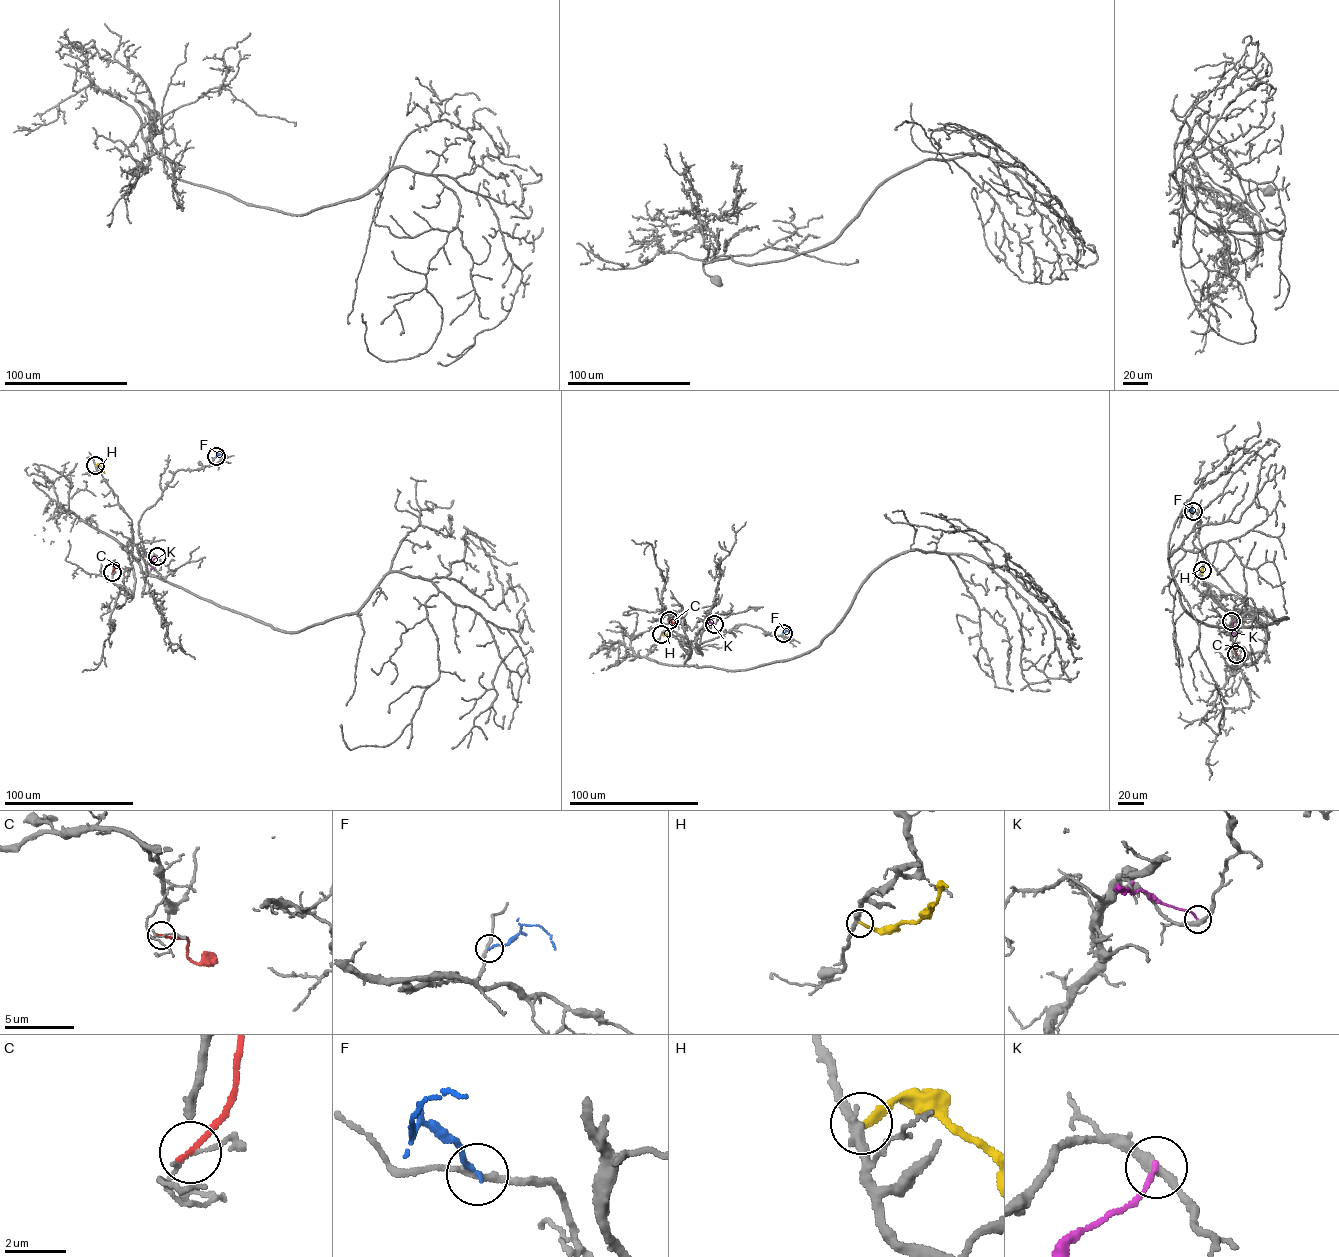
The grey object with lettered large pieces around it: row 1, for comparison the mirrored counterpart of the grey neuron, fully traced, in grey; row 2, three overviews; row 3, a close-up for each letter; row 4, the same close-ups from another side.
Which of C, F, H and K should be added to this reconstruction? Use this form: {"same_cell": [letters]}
{"same_cell": []}

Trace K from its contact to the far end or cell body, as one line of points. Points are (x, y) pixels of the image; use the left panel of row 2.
K: (157, 556), (150, 569)

